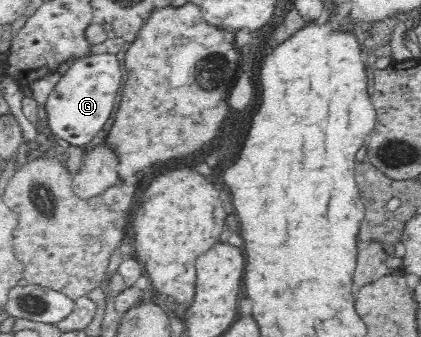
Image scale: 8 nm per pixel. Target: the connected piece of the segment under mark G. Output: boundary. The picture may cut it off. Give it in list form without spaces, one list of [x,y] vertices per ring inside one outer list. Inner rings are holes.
[[[103,53],[87,56],[71,65],[50,92],[45,103],[48,132],[71,145],[83,147],[109,120],[117,90],[121,86],[121,62],[115,54]]]

